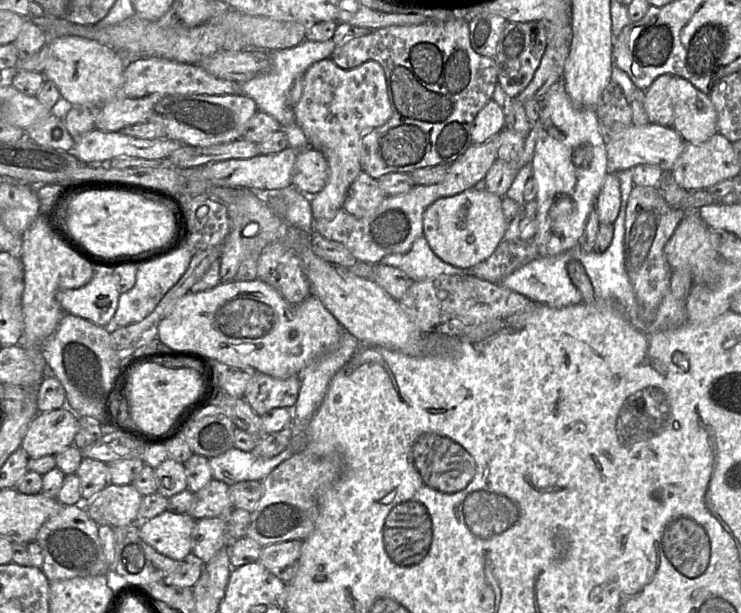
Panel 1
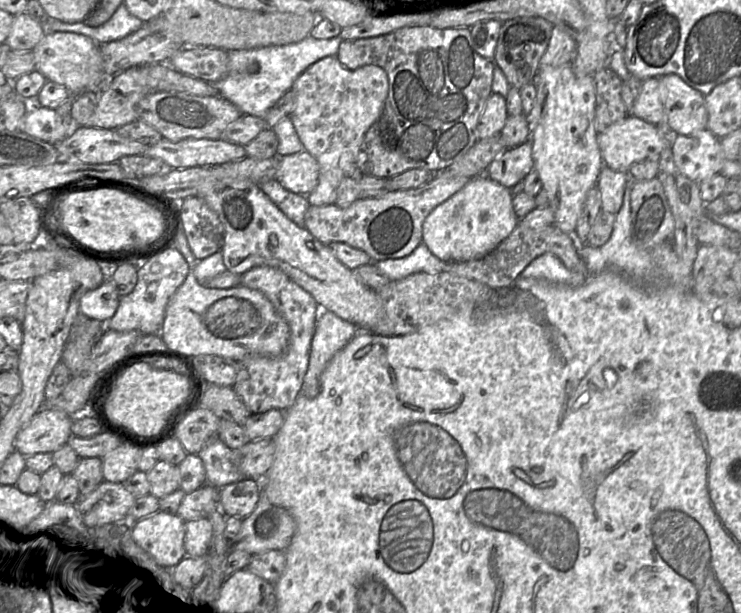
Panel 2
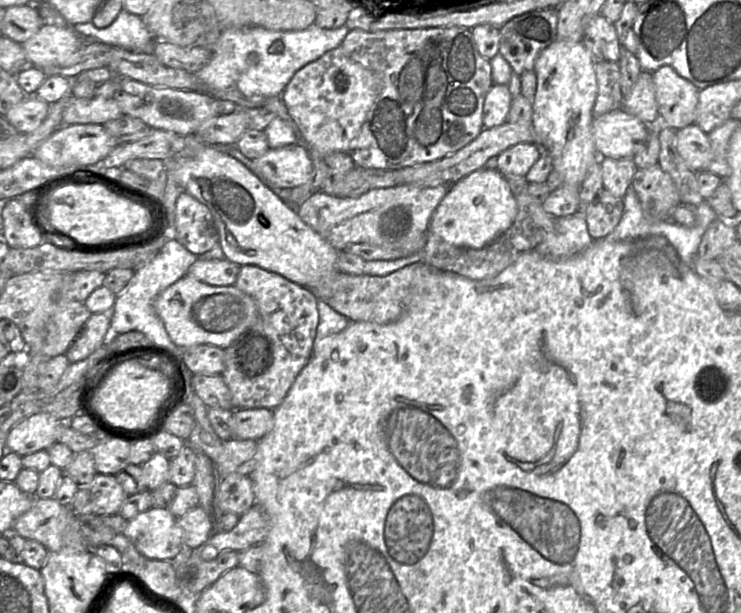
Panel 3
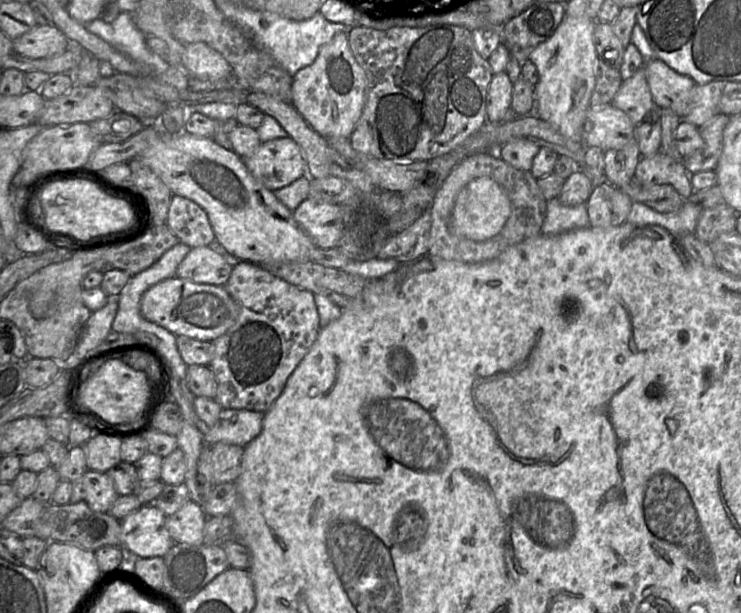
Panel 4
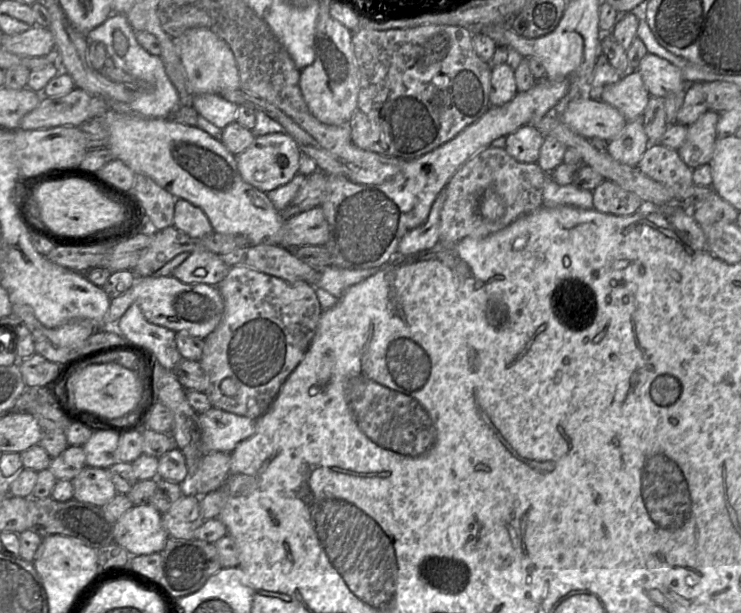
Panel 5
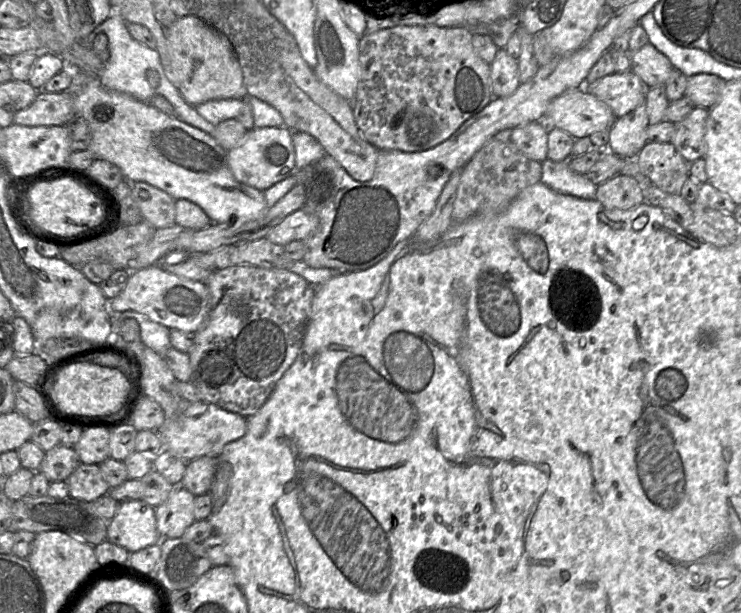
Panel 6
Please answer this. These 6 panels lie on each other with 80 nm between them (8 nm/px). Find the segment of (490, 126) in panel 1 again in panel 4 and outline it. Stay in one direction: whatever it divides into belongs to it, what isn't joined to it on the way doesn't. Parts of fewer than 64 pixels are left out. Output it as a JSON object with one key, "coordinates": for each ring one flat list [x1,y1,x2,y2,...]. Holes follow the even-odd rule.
{"coordinates":[[506,71,493,74,486,96,486,119,491,123,502,123,510,115,513,83]]}

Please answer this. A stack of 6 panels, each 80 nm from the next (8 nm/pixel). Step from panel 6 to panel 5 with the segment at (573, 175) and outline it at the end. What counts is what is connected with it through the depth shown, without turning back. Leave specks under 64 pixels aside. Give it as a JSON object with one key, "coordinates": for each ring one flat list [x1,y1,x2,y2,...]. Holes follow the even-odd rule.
{"coordinates":[[546,173,542,189,543,206,568,205,584,209,593,208,593,192,573,183,559,185]]}

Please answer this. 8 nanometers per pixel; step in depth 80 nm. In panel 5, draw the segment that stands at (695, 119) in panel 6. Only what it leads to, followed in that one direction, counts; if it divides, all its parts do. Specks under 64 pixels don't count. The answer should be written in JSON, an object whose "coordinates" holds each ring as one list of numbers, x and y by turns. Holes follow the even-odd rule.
{"coordinates":[[708,110,696,122,687,126,686,139,677,151,683,162,691,169,709,164,711,161,720,117,721,114]]}

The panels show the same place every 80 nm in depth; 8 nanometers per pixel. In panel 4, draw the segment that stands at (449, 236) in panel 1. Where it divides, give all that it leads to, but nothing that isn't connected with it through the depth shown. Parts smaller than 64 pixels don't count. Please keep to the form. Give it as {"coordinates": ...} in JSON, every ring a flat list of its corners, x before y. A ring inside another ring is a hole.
{"coordinates":[[488,176,470,181,457,195,450,216,450,228,458,236,484,241,497,235,511,213,511,203,500,185]]}

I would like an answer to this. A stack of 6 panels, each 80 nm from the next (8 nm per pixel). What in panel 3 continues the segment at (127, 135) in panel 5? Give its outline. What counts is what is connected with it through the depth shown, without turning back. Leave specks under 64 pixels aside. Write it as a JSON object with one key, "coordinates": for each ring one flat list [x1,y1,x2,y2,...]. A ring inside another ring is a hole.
{"coordinates":[[206,146,189,160,163,162,167,164,169,177,183,192,196,198,211,211,219,231,219,245,227,260,239,266,261,267,308,289,339,271,338,250,304,223,295,208,282,201,268,185,225,150]]}

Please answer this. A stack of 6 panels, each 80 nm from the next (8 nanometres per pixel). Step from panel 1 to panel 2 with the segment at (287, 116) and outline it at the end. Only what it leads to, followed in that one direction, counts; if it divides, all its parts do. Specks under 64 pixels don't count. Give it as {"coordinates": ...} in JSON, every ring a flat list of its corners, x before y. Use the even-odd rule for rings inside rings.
{"coordinates":[[307,36,299,42,287,45,231,50,228,52,227,74,220,81,210,83,215,85,221,97,235,104,242,114,251,114,264,119,267,111,291,89,299,75,322,58,336,55,341,42,342,39,339,36,329,39,315,39]]}

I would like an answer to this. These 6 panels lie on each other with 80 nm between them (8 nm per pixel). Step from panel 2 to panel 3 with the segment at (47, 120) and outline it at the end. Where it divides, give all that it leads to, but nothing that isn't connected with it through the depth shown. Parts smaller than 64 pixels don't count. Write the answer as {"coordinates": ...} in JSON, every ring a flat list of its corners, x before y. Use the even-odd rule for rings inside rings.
{"coordinates":[[25,95,22,101,11,107,4,115,20,133,34,131,46,118,49,104,36,95]]}

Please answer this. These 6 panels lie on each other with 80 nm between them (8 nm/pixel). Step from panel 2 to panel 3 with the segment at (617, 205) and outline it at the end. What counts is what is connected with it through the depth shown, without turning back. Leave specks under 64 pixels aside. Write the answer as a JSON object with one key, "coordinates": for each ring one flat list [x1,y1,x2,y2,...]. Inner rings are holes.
{"coordinates":[[633,157,601,158,601,170,603,188,615,197,624,198,637,170]]}

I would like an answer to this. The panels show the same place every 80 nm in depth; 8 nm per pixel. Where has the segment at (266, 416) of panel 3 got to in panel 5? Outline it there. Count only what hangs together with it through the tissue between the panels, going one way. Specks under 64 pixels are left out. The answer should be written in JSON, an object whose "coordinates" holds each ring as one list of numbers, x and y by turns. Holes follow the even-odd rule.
{"coordinates":[[211,407,198,414,201,446,206,452,231,453,237,444,255,433,256,419]]}

